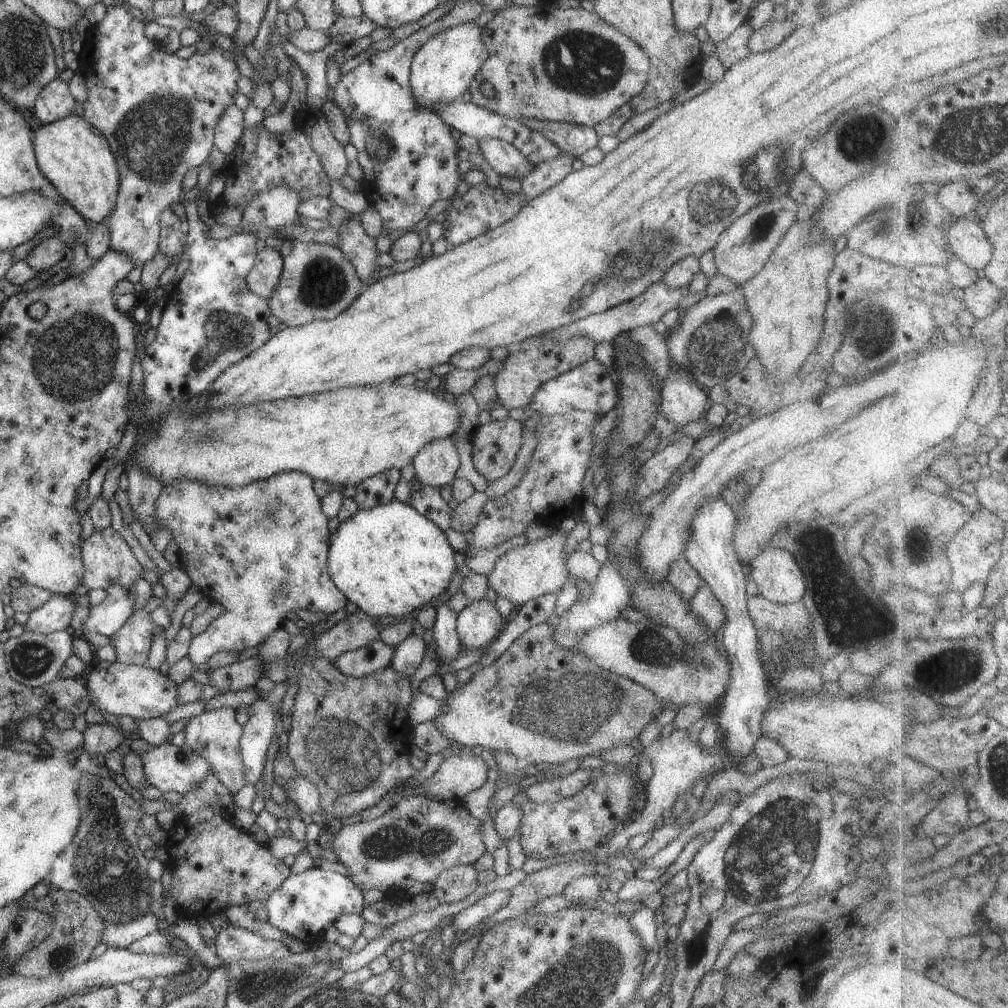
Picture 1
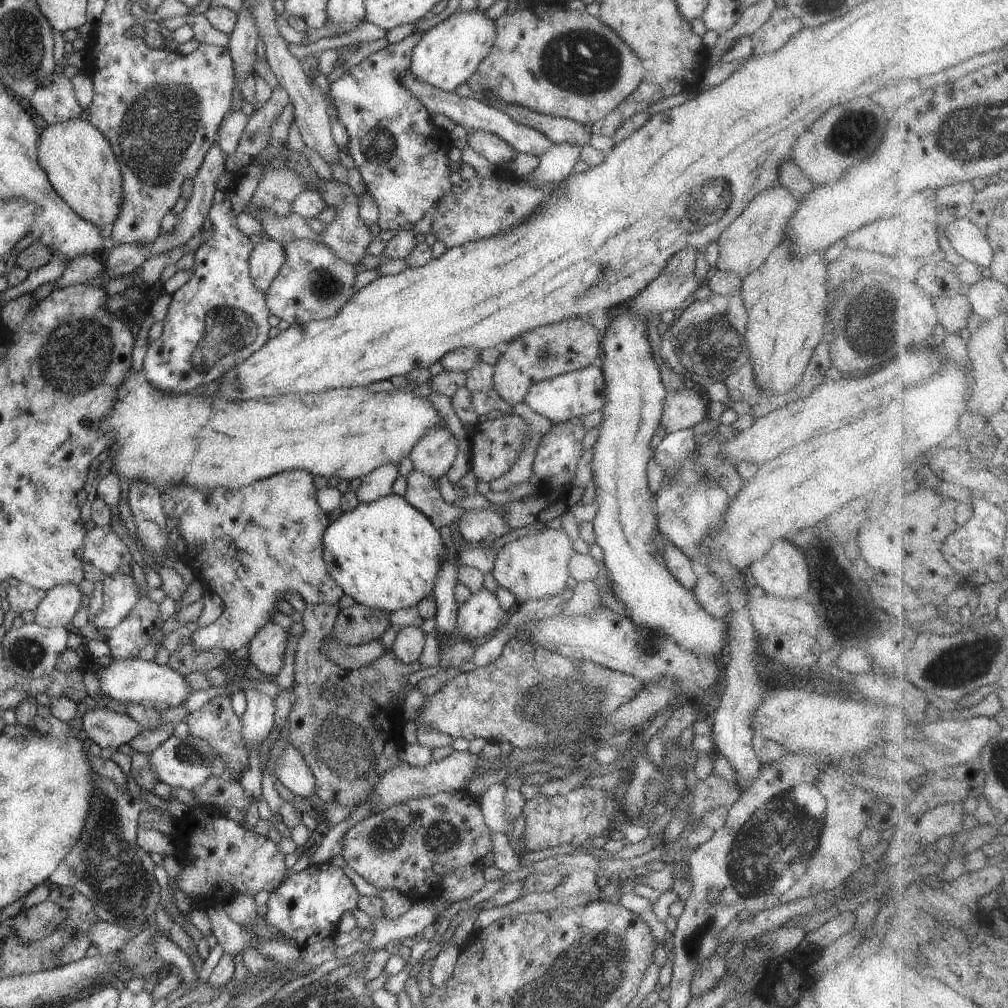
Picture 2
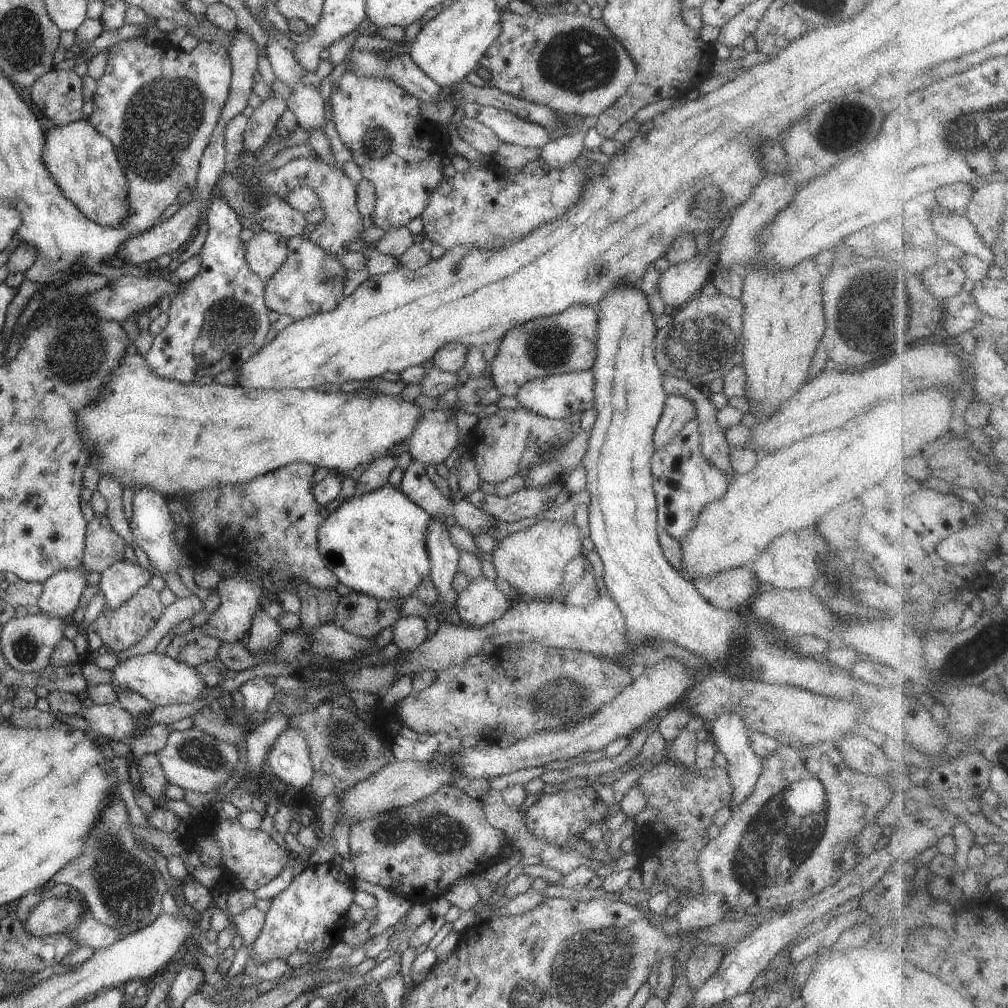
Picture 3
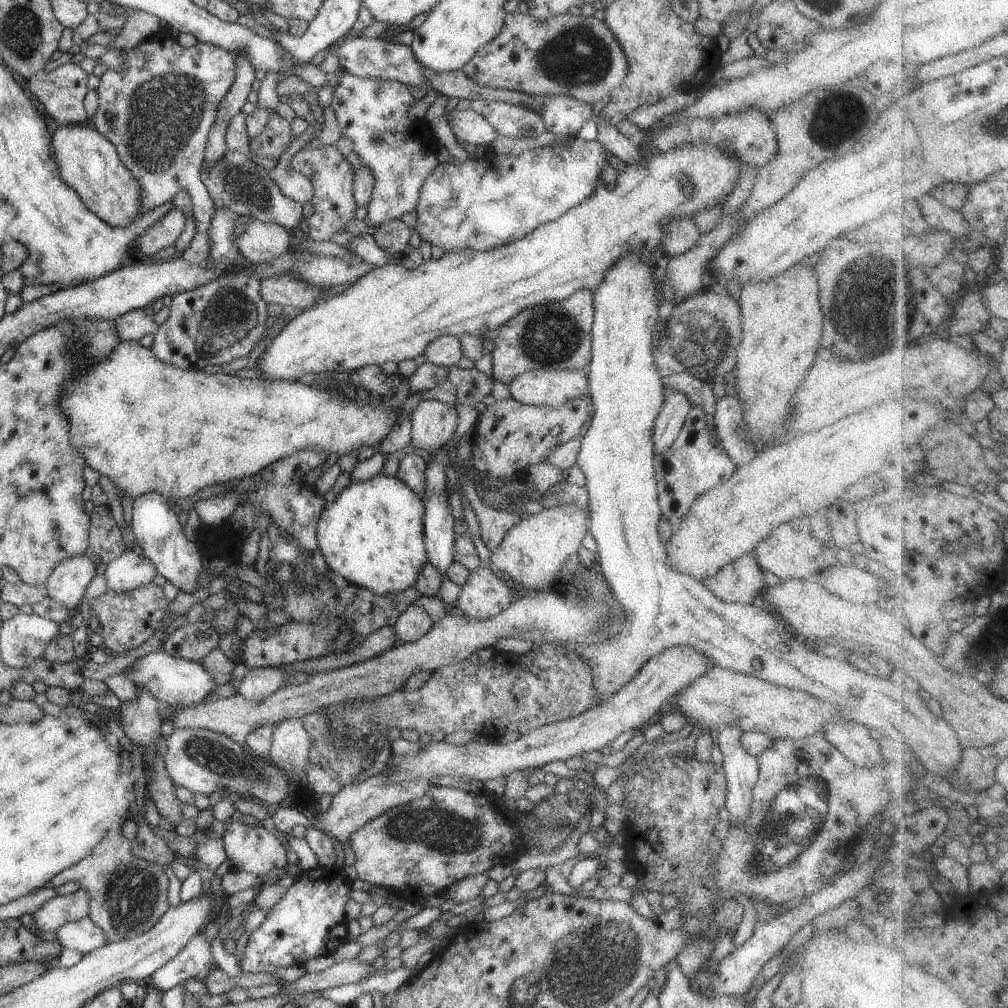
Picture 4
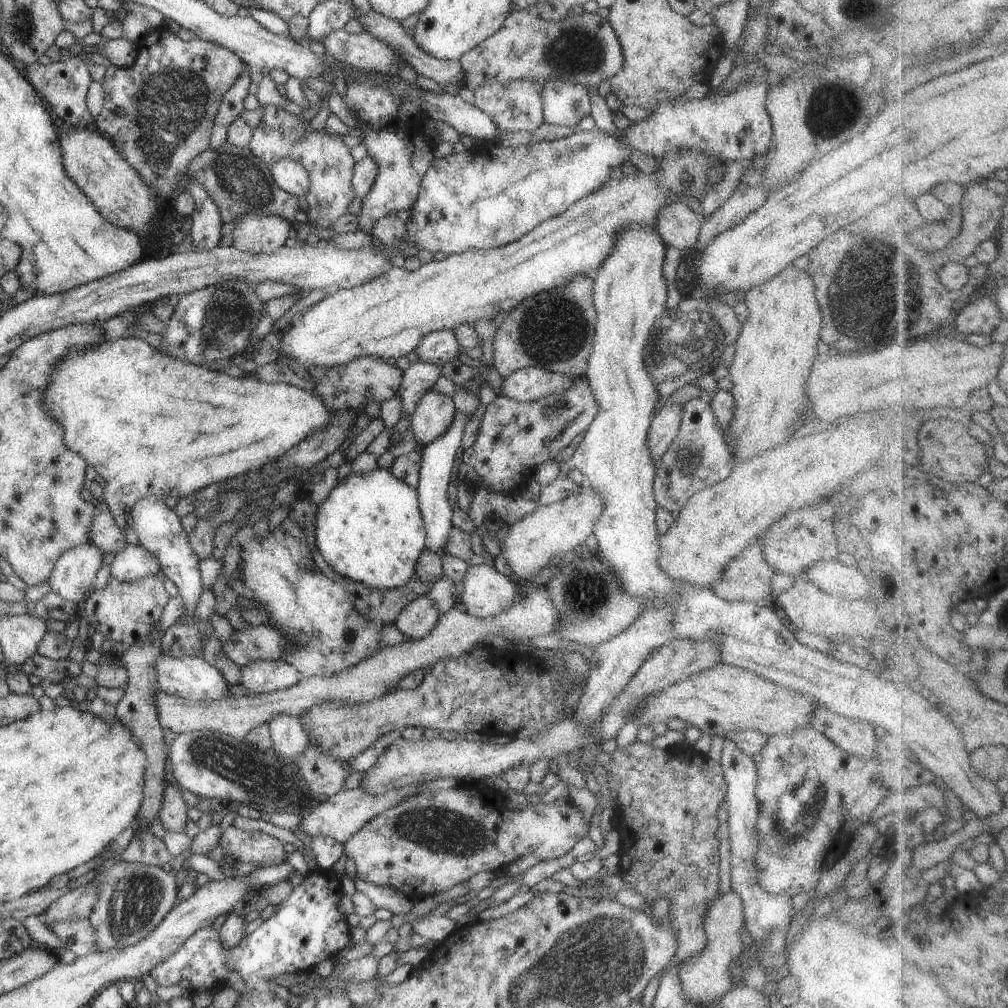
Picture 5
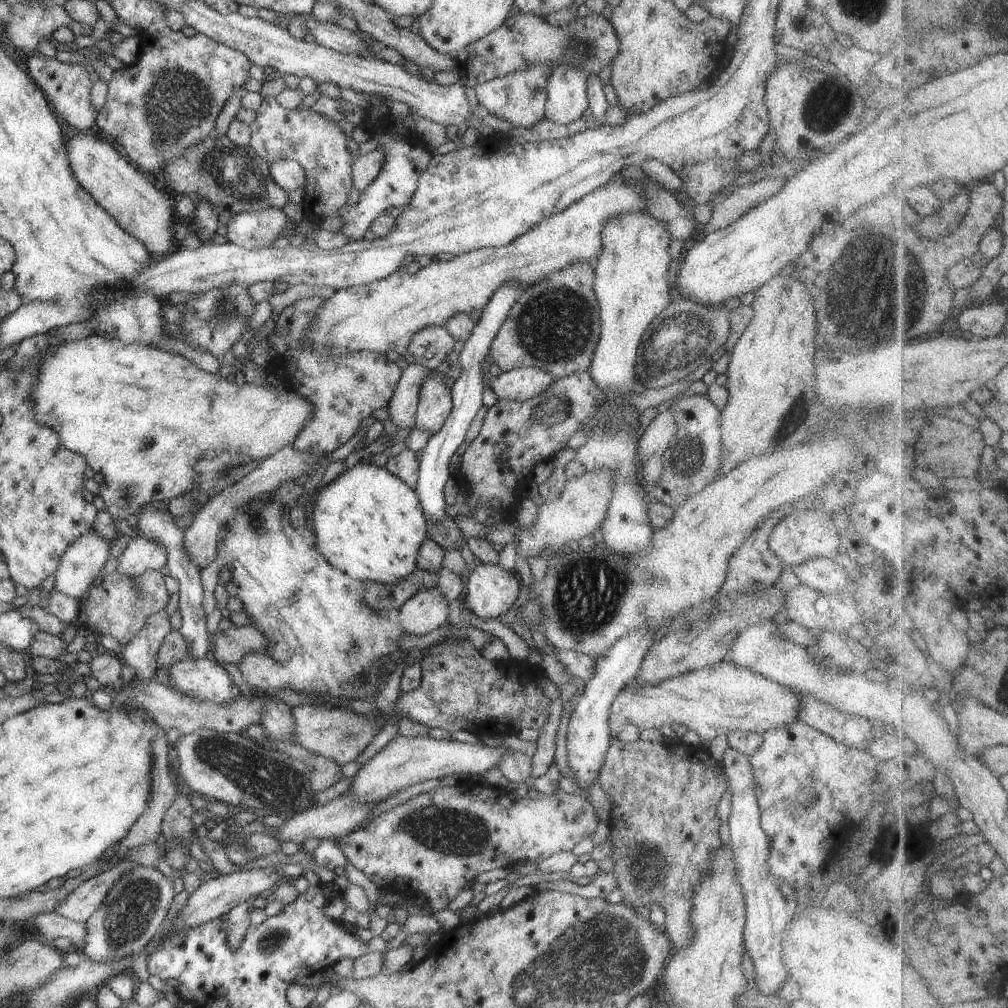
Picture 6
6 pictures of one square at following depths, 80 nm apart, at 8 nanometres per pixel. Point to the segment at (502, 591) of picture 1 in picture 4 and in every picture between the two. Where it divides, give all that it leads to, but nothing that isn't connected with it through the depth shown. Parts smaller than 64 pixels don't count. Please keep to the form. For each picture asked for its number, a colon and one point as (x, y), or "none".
2: (534, 566)
3: (532, 560)
4: (533, 551)

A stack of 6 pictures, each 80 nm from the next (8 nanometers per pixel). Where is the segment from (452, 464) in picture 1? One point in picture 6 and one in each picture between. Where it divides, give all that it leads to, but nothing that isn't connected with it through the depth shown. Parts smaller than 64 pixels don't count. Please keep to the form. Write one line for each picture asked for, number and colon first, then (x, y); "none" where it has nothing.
2: (434, 453)
3: (433, 438)
4: (434, 422)
5: (435, 411)
6: (435, 402)

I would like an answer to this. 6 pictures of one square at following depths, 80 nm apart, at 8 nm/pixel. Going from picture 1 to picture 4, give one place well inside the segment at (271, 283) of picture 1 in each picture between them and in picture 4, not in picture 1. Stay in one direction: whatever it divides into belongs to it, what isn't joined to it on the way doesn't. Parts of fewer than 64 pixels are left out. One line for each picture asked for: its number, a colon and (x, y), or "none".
2: (266, 259)
3: (265, 252)
4: (260, 242)

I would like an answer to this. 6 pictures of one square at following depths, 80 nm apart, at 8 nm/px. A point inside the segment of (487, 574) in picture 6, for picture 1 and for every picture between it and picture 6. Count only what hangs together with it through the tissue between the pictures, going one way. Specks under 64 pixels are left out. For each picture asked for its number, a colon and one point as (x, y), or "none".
1: (478, 624)
2: (481, 615)
3: (481, 602)
4: (484, 595)
5: (487, 592)

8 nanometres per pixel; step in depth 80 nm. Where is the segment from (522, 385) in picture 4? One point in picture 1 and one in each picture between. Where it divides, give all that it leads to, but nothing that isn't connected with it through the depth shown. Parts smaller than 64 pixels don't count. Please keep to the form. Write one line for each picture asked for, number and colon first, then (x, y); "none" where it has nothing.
1: (589, 387)
2: (574, 394)
3: (556, 396)

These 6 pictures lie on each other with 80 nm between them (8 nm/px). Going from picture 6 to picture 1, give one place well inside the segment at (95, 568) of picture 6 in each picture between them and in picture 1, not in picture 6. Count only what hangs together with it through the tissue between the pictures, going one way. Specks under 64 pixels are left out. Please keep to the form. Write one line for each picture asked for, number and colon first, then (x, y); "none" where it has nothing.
1: (54, 615)
2: (59, 604)
3: (61, 592)
4: (67, 583)
5: (73, 574)

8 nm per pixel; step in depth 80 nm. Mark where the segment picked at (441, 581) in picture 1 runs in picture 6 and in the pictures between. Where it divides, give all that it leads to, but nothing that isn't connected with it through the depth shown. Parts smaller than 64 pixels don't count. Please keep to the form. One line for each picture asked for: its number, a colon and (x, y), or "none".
2: (386, 554)
3: (374, 542)
4: (372, 534)
5: (370, 527)
6: (369, 523)

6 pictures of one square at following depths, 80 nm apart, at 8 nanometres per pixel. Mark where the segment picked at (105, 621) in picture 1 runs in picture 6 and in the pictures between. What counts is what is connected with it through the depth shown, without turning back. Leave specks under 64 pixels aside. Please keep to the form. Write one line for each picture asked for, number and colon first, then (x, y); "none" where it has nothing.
2: (120, 592)
3: (120, 581)
4: (128, 571)
5: (134, 562)
6: (141, 555)

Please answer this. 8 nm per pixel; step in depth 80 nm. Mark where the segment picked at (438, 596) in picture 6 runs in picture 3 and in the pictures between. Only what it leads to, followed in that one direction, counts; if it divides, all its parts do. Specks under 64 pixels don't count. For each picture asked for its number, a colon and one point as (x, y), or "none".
3: (410, 631)
4: (414, 622)
5: (417, 619)

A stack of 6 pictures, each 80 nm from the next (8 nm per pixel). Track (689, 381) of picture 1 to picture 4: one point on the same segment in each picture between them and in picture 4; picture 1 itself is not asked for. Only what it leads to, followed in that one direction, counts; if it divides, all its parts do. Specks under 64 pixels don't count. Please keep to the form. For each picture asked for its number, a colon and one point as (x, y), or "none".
2: (682, 408)
3: (677, 411)
4: (671, 418)

